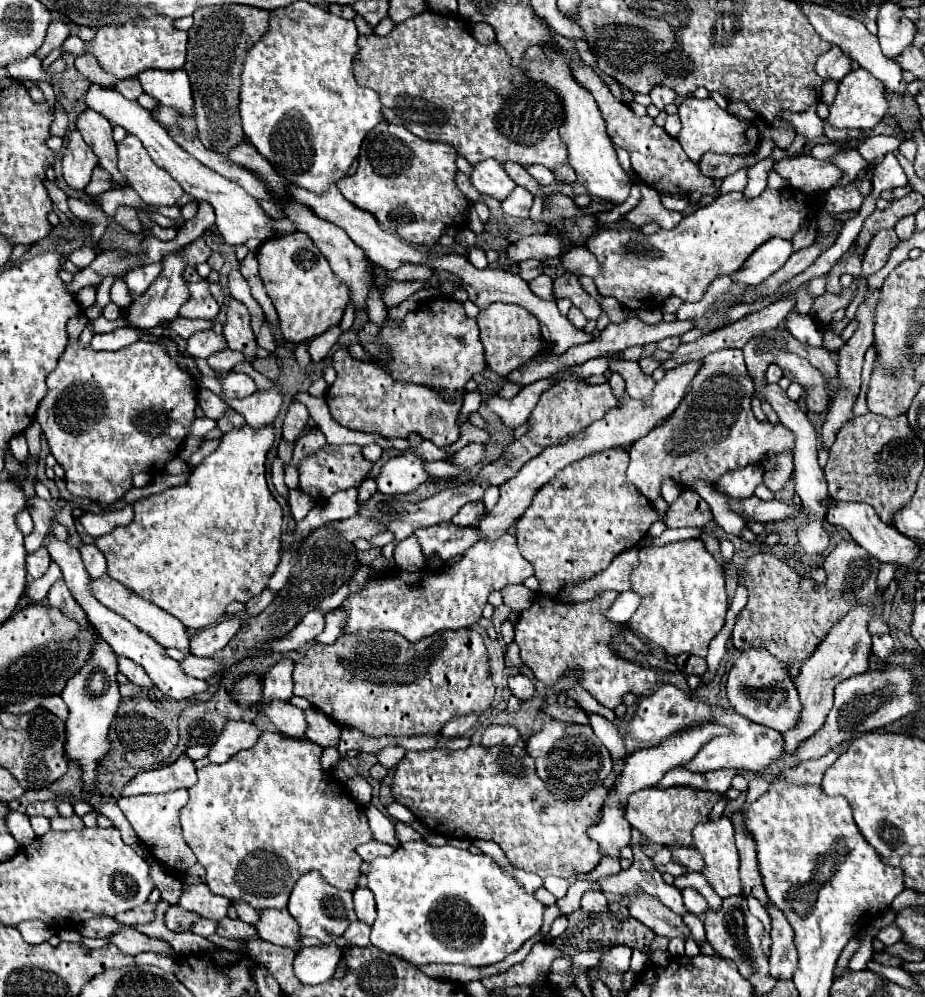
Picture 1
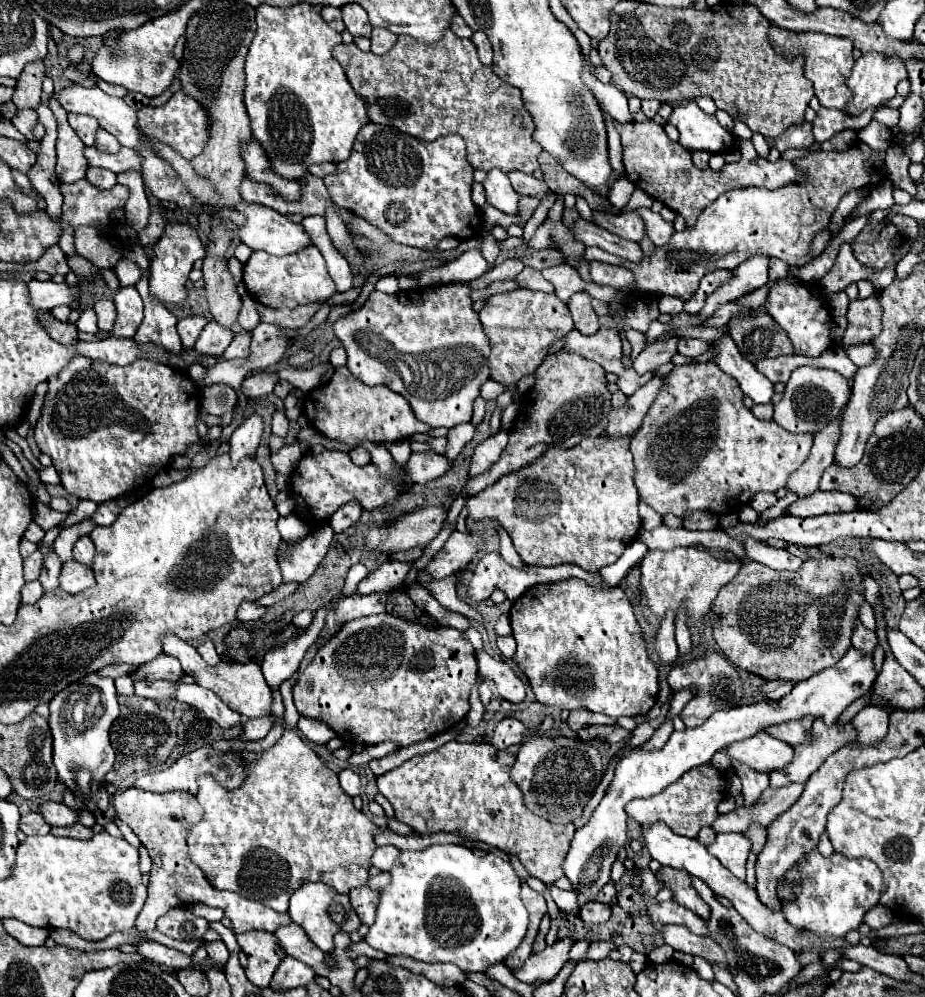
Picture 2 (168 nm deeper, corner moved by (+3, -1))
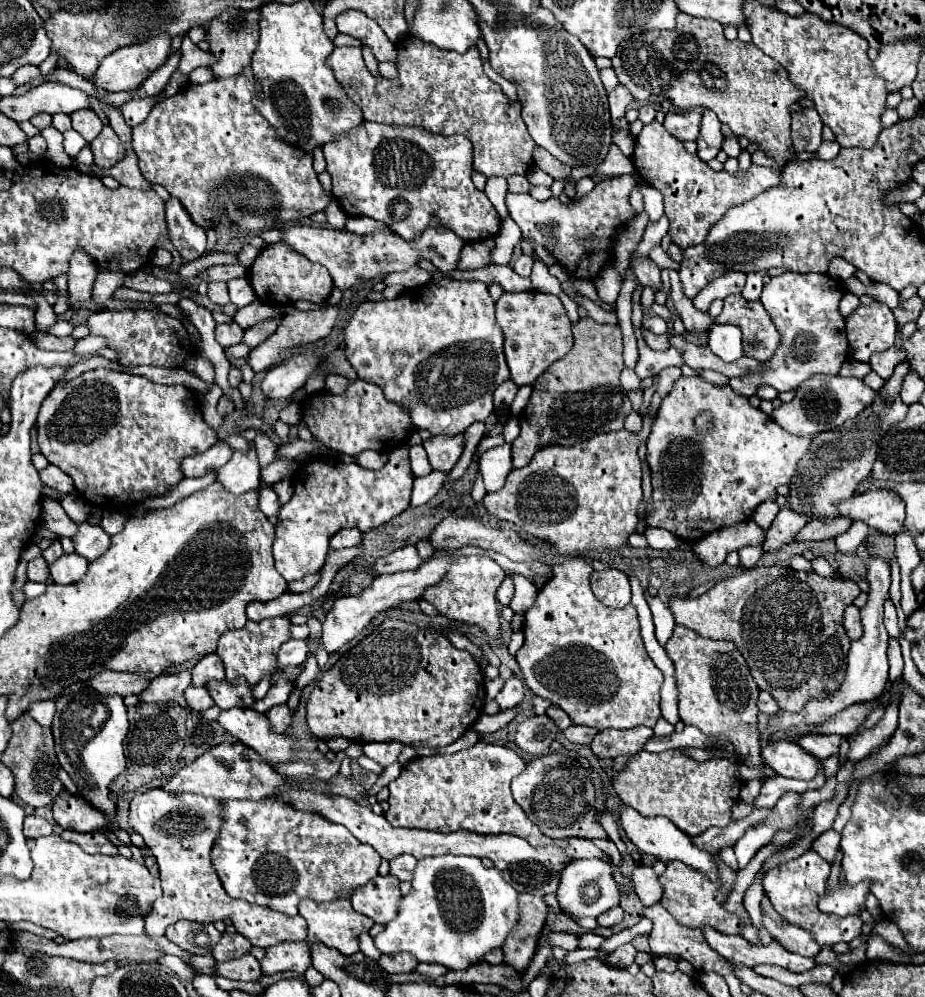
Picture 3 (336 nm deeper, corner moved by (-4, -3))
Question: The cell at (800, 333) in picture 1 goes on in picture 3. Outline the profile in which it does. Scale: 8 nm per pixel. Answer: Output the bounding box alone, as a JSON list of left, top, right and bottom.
[730,273,848,397]

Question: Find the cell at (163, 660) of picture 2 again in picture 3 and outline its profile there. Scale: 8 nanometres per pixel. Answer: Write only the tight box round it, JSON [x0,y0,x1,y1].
[88,673,154,697]

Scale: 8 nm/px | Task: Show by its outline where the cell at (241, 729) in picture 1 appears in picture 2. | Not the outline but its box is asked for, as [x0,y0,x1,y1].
[243,715,273,741]

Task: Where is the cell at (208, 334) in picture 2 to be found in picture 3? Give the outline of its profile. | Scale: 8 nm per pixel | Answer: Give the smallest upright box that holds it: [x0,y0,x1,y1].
[216,323,244,349]

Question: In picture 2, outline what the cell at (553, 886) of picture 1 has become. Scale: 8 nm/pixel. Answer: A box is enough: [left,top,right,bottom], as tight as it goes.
[551,887,579,917]

